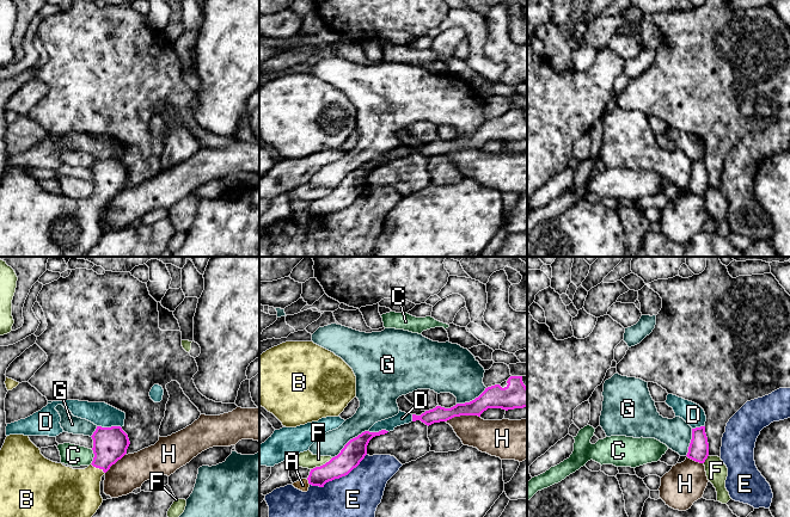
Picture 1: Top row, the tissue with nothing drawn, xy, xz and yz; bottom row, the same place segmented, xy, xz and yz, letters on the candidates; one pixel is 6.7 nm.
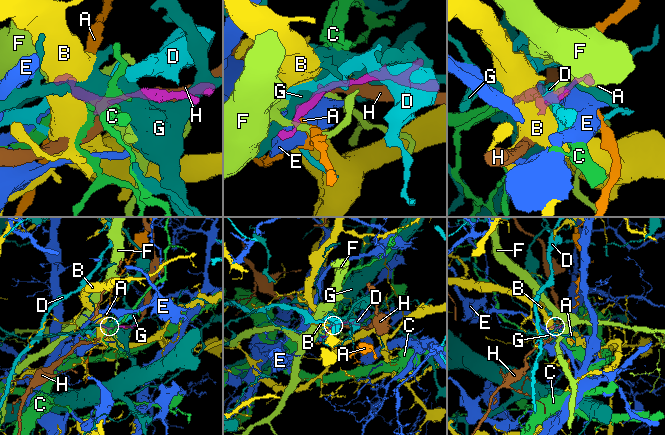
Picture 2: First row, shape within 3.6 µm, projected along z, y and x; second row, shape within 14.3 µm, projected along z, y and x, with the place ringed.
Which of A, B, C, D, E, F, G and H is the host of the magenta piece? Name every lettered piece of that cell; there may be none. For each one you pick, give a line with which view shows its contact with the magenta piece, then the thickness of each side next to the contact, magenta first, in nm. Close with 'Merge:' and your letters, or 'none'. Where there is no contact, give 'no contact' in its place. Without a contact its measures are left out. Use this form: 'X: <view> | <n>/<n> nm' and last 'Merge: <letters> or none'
B: xy | 240/360 nm
Merge: B

